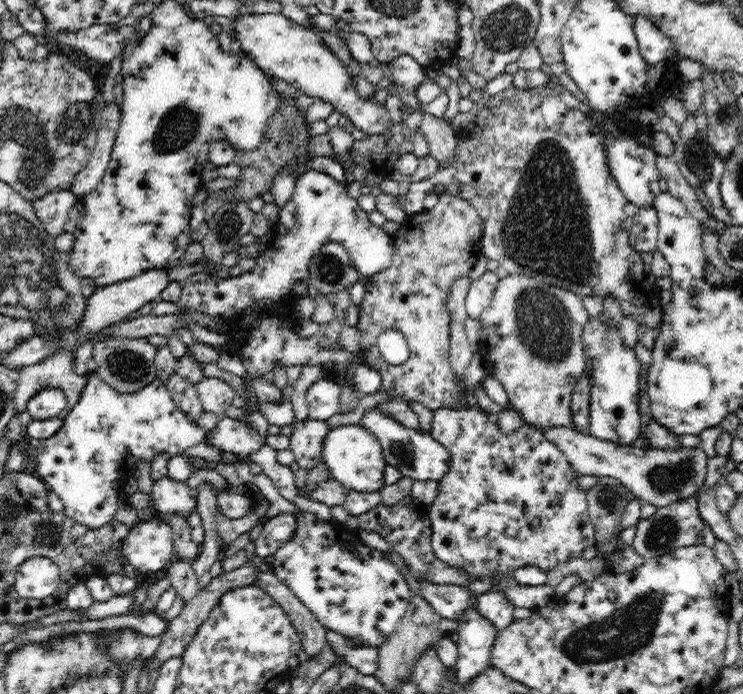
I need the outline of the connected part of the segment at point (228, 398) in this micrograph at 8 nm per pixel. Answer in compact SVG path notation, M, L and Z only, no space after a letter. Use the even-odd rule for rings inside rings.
M203 377L195 384L204 411L222 415L232 406L232 400L236 398L236 390L221 379L215 377Z

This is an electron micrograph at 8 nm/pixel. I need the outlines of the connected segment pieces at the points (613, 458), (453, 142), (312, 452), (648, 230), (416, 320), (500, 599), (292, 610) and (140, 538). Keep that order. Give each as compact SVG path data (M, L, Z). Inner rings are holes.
M570 427L541 428L541 434L549 443L560 448L565 459L581 475L594 474L599 477L618 479L637 498L646 500L655 507L666 506L671 502L692 497L695 490L703 484L706 476L708 456L701 449L658 450L651 448L644 453L642 447L617 445L600 440L590 434L574 432Z
M423 112L421 131L431 152L431 157L439 166L450 166L454 162L454 154L459 144L456 132L445 127L440 120L428 112Z
M310 418L292 424L289 447L299 468L314 469L321 464L322 445L330 426L322 420Z
M639 209L633 217L633 227L629 230L629 245L636 252L651 252L657 250L657 224L656 210Z
M447 192L438 195L439 203L435 208L428 212L408 214L400 222L400 228L390 234L395 246L392 262L382 272L364 278L366 294L359 306L357 322L363 363L380 371L382 389L396 397L418 401L430 410L458 408L462 402L465 385L454 372L449 361L449 314L445 307L445 298L452 281L459 276L466 276L478 260L478 256L483 254L480 238L484 222L471 202L456 198ZM388 329L399 330L406 337L410 356L404 364L392 365L386 362L379 352L377 336Z
M486 592L478 595L478 613L492 624L497 632L502 632L515 620L513 612L515 607L506 599L502 593Z
M273 572L259 573L259 587L286 612L300 635L302 649L307 654L307 660L312 660L318 654L322 654L322 648L326 648L327 644L326 631L312 612L304 607L304 604L278 580Z
M161 519L137 522L123 543L123 556L132 569L149 576L175 560L172 525Z

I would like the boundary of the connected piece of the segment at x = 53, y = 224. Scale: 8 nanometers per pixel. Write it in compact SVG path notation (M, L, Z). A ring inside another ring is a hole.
M60 190L40 196L32 200L31 204L47 233L55 239L56 236L62 234L64 224L68 220L69 210L78 201L68 190Z

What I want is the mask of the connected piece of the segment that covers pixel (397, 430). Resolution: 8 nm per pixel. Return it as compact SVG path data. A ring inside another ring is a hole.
M380 407L366 409L359 425L376 437L386 464L399 470L402 477L439 481L448 472L448 451L439 442L436 442L428 432L404 427L400 421L388 413L384 413Z

